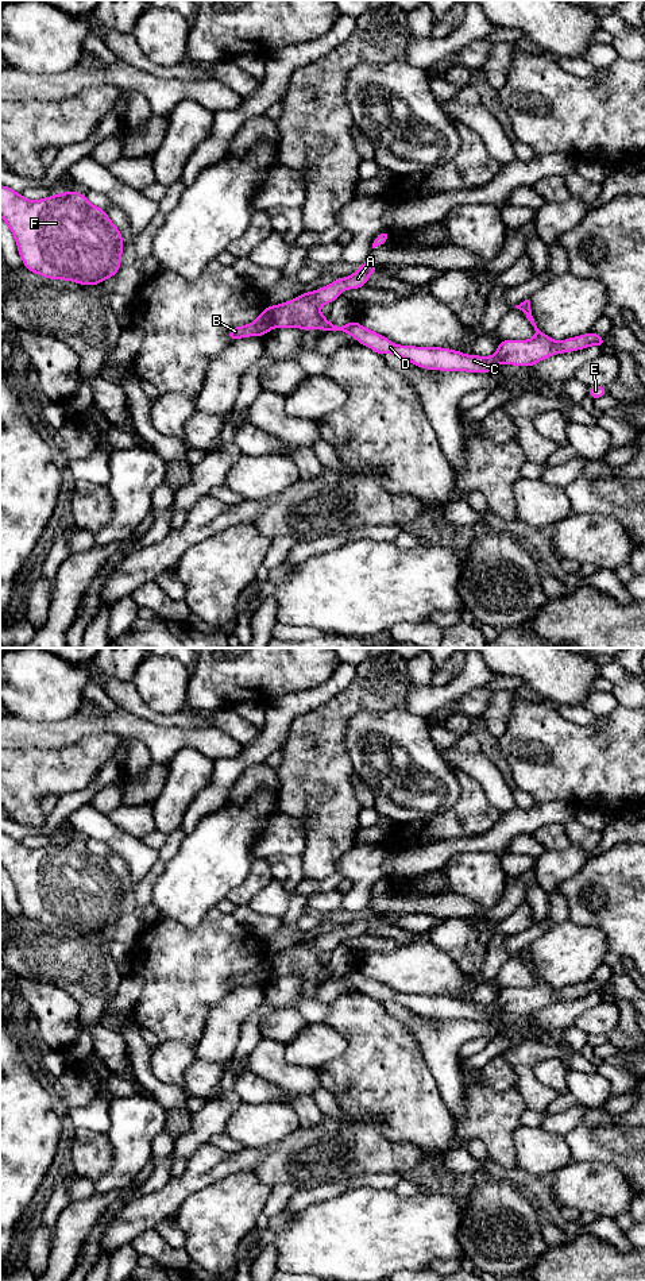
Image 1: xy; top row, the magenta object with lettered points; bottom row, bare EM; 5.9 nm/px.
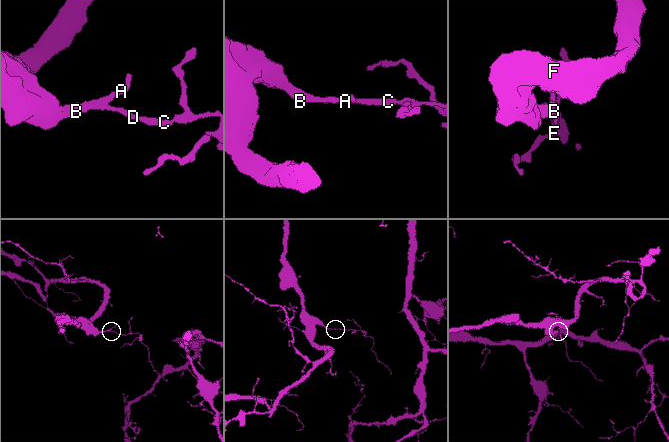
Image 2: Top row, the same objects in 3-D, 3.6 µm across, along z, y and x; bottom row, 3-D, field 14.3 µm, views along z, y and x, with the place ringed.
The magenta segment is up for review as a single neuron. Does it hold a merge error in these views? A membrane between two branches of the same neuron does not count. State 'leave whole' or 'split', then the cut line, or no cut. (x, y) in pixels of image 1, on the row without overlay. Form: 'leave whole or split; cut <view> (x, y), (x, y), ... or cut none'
split; cut xy (495, 1002), (501, 1009)

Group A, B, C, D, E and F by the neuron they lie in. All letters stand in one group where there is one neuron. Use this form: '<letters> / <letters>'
A B C D F / E

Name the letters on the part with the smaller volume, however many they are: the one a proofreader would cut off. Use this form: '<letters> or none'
E

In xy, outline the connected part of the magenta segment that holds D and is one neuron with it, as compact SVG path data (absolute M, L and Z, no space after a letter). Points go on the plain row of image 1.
M367 908L347 926L336 927L318 938L300 942L291 949L275 954L267 953L252 972L233 975L227 981L227 985L231 989L248 984L263 985L271 976L298 975L304 980L309 977L347 980L362 993L374 998L382 1004L386 1002L395 1002L408 1007L414 1014L428 1018L490 1022L501 1011L497 1002L493 1004L478 1004L466 1003L451 996L398 993L387 985L362 975L360 971L355 968L345 973L333 973L320 961L318 954L333 952L343 938L366 934L370 922L375 918L379 918L379 914L375 910Z

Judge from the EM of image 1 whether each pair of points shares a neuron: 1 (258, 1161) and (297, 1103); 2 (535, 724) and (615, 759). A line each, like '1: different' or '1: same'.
1: different
2: same

